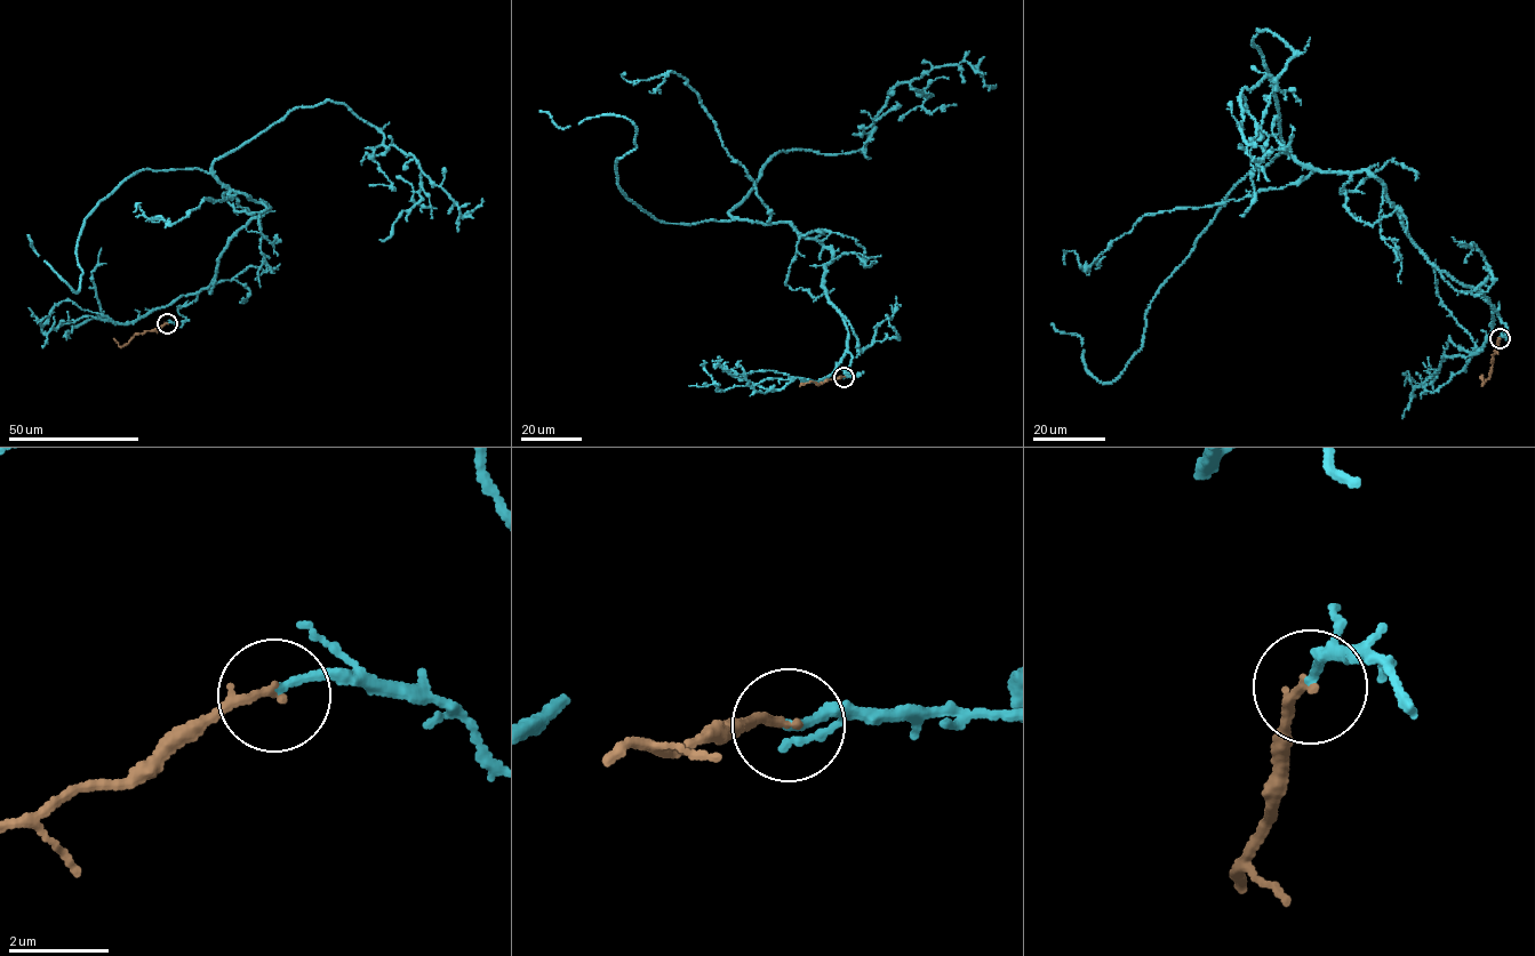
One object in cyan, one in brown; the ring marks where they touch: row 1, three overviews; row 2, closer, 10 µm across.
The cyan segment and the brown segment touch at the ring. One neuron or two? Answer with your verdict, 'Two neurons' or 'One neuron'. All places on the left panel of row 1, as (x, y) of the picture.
One neuron

